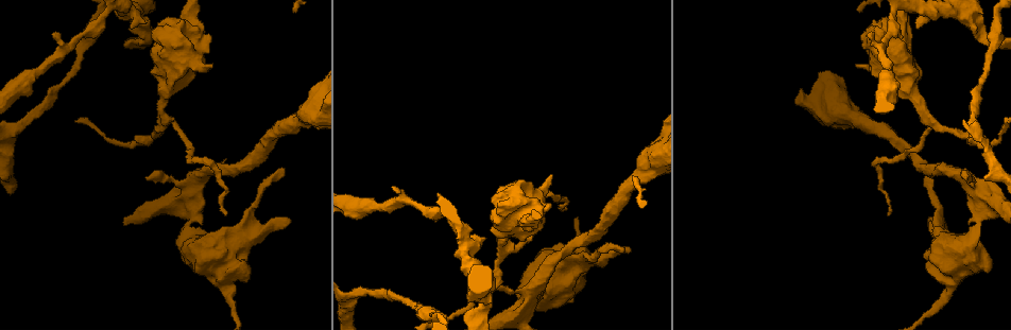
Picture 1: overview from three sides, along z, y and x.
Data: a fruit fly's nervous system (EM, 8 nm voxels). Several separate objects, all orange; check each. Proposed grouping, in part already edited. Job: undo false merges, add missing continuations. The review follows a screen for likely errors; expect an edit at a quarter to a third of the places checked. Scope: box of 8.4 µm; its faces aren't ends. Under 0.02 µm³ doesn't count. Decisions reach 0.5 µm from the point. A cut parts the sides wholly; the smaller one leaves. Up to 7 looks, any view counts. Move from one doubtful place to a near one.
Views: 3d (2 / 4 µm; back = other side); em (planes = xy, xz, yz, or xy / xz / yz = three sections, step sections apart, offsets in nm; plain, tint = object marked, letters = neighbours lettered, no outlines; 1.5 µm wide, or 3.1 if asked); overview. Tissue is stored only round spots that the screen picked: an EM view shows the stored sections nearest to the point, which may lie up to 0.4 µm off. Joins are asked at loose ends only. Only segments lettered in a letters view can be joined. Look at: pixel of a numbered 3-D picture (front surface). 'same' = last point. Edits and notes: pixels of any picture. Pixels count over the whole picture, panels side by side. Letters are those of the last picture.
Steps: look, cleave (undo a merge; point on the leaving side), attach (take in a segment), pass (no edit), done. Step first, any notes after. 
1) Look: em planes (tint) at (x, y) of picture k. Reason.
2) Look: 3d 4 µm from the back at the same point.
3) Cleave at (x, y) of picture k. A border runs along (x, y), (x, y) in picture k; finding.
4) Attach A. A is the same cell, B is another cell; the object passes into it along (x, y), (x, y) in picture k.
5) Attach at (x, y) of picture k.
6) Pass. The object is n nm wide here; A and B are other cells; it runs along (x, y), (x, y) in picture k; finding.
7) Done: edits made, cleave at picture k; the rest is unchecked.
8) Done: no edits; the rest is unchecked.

Look: em xz step 8 (letters) at (181, 232) of picture 1. Stops while still wide.

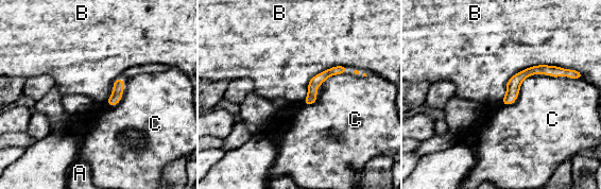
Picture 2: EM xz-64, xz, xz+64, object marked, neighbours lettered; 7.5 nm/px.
Look: em yz step 4 (letters) at the same point. Cut it another way.

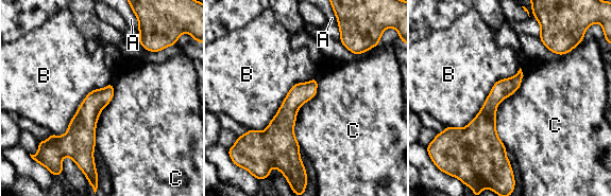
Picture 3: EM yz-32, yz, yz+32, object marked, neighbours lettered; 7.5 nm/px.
Pass. The longest contact is with B, 700 nm; A, B and C are other cells; a border runs along (520, 67), (446, 126) in picture 3; no lettered segment goes on from it.

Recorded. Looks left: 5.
Look: em planes (plain) at (628, 251) of picture 1. Branch stops here.

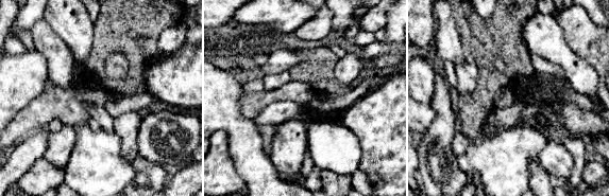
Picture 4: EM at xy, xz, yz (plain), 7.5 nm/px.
Look: em planes (tint) at the same point. Where the object lies.

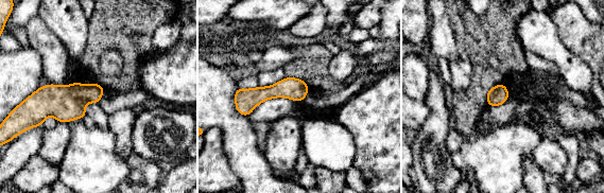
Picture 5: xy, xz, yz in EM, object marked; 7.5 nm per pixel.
Look: em planes (letters) at the same point. See the neighbours.

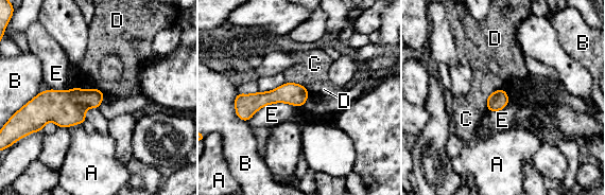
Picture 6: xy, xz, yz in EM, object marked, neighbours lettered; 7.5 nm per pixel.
Pass. The longest contact is with E, 400 nm; A, B, C, D and E are other cells; a border runs along (298, 106), (270, 103), (247, 121) in picture 6; no lettered segment goes on from it.

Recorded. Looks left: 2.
Done: no edits; the rest is unchecked.

